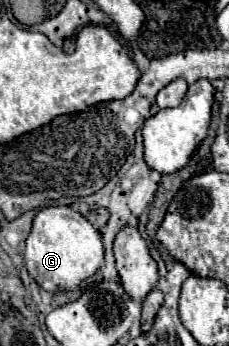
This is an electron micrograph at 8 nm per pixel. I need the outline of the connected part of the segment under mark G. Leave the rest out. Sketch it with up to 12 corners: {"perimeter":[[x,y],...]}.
{"perimeter":[[72,207],[32,223],[24,263],[48,293],[104,265],[100,231]]}

